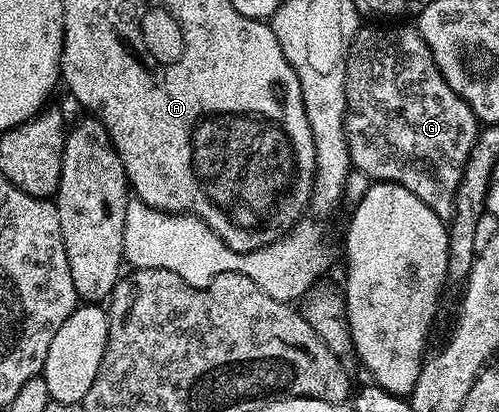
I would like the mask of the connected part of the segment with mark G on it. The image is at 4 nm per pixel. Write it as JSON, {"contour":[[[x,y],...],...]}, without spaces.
{"contour":[[[359,27],[357,34],[348,50],[346,59],[346,137],[348,138],[348,150],[350,151],[350,163],[359,172],[370,177],[371,181],[384,184],[399,184],[404,186],[404,190],[412,190],[432,214],[436,214],[442,220],[447,222],[454,219],[456,210],[456,190],[460,186],[460,178],[464,174],[464,166],[468,162],[468,154],[474,145],[474,139],[478,137],[480,131],[480,121],[474,117],[473,110],[464,102],[462,96],[448,86],[448,82],[440,74],[440,70],[434,65],[432,54],[428,46],[423,42],[421,34],[417,27],[410,28],[366,28]]]}

